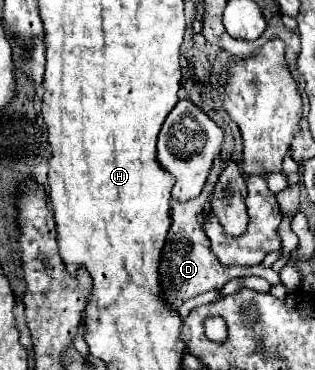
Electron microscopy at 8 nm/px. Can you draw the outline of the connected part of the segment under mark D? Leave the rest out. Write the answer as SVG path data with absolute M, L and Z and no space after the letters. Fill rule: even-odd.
M216 159L209 173L208 180L200 197L188 201L188 203L174 203L172 201L172 225L166 235L166 245L160 257L160 285L162 285L162 299L168 303L170 309L178 311L188 299L206 293L206 291L218 291L222 289L230 279L234 277L259 276L266 279L271 286L280 283L280 277L272 268L264 268L261 265L252 267L224 267L216 259L216 255L210 251L210 241L202 231L202 209L206 203L211 201L215 185L225 163Z

